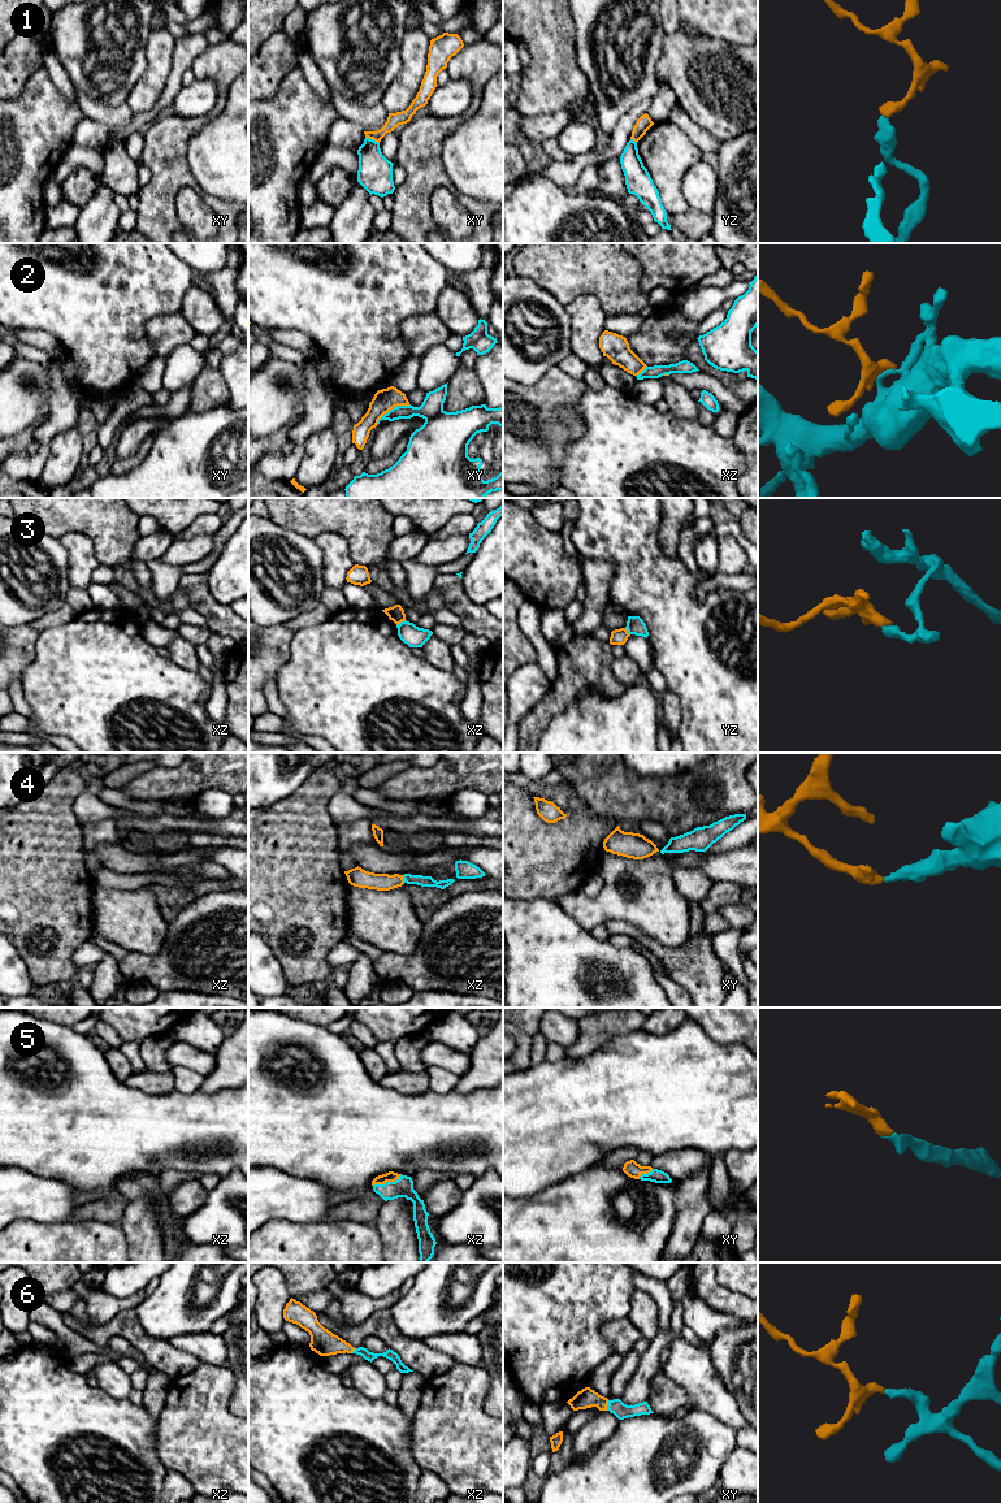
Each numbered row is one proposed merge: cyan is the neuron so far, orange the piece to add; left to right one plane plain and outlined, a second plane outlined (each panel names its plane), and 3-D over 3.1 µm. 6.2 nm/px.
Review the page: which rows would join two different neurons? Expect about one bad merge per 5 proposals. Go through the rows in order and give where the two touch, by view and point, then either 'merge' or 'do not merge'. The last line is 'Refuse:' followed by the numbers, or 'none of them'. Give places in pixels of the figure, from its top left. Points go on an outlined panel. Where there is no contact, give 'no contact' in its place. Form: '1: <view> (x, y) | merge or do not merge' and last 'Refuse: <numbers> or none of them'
1: xy (372, 139) | do not merge
2: xy (393, 408) | do not merge
3: xz (402, 622) | do not merge
4: xz (403, 878) | merge
5: xz (386, 1182) | merge
6: xy (607, 1406) | merge
Refuse: 1, 2, 3

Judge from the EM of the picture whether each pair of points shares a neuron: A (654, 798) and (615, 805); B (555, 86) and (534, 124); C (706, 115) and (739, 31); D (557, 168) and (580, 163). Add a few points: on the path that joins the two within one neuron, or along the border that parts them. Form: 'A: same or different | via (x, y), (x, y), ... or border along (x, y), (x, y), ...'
A: same | via (645, 798), (624, 798)
B: different | border along (570, 108), (562, 108), (550, 115), (521, 116)
C: different | border along (705, 35), (744, 46)
D: same | via (562, 168), (575, 167)

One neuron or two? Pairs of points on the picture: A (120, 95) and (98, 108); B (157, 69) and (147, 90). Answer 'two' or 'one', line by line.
A: two
B: one

